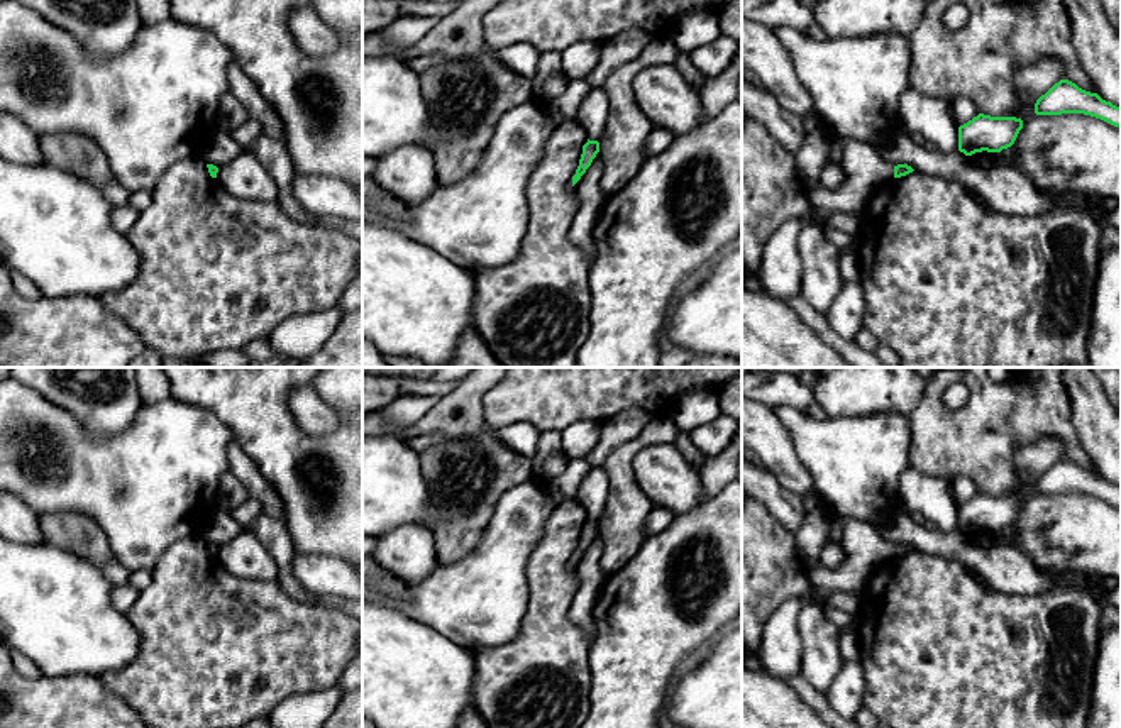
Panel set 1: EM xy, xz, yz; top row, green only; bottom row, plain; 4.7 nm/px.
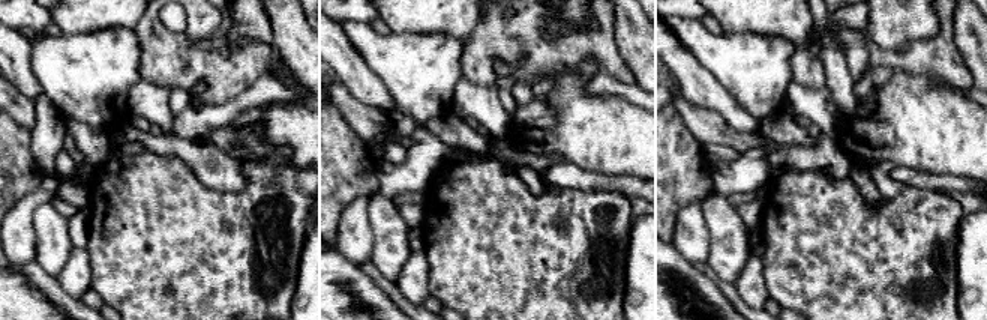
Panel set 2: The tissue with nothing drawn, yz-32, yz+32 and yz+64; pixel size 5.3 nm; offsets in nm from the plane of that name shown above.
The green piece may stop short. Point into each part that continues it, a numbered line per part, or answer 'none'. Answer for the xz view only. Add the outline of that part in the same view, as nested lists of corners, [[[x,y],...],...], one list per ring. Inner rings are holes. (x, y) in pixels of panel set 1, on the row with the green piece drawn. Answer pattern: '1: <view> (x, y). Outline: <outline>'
1: xz (591, 115). Outline: [[[593,88],[581,102],[574,122],[586,130],[589,141],[599,141],[608,117],[608,97],[601,88]]]

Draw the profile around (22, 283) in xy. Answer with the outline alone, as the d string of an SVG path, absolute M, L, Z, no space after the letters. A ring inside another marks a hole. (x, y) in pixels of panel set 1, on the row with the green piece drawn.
M10 271L10 278L12 278L12 283L15 286L15 290L27 300L37 300L41 298L41 291L37 290L37 286L27 278L24 276L22 273L19 271Z

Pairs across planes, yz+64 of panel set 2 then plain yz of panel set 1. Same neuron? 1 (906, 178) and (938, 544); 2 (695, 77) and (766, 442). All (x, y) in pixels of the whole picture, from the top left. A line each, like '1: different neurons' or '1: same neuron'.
1: same neuron
2: same neuron

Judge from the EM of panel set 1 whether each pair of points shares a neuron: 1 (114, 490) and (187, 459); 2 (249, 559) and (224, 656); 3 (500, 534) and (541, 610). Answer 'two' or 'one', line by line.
1: one
2: two
3: two

